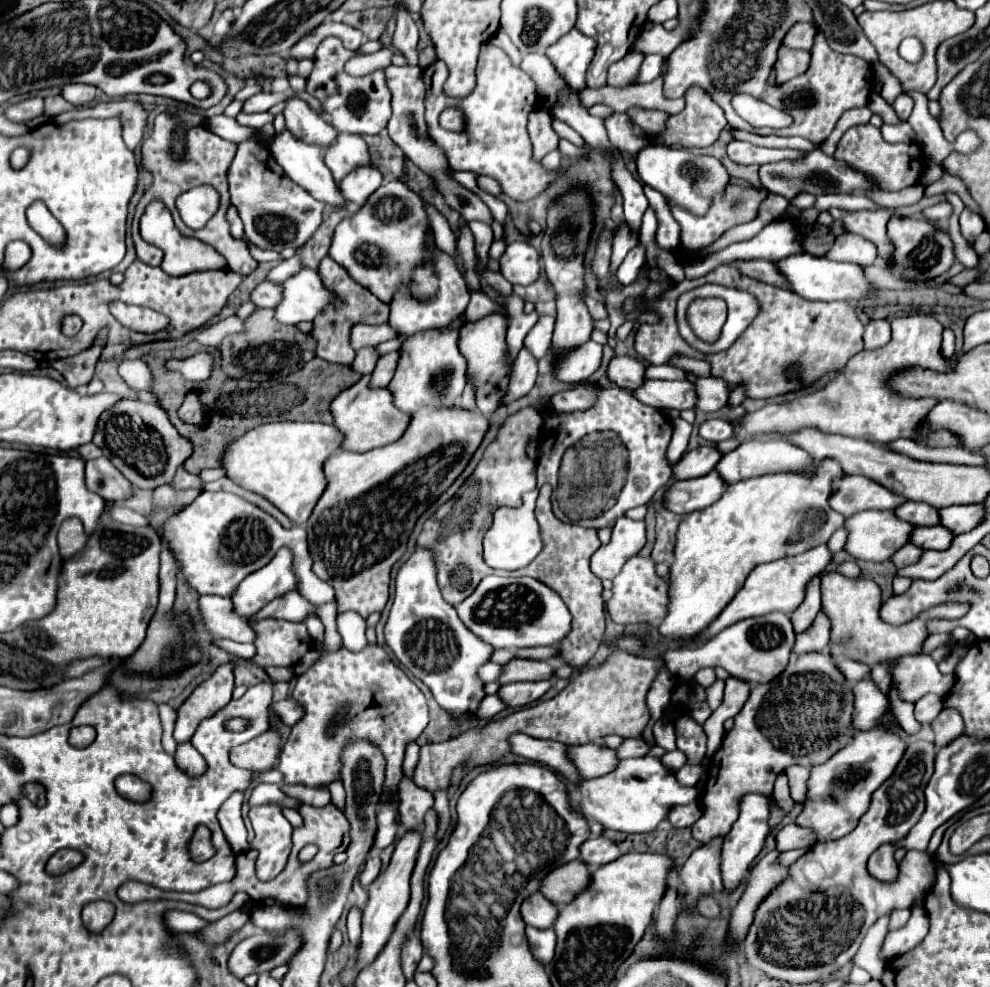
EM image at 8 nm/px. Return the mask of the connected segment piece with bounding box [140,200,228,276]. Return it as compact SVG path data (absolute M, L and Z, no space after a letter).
M154 200L142 220L140 220L140 234L146 242L158 246L164 250L164 262L162 262L162 270L170 276L178 276L178 274L188 274L194 270L220 270L226 268L226 258L222 258L222 254L218 254L212 246L206 246L204 242L196 240L196 238L184 238L178 228L174 226L172 214L162 206L160 200Z

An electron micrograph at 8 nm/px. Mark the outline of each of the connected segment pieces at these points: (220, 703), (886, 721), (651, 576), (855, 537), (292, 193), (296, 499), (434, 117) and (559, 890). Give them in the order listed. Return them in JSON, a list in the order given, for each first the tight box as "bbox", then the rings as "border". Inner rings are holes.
[{"bbox":[174,664,234,742],"border":[[[224,664],[206,682],[202,682],[192,692],[192,696],[178,708],[178,720],[174,730],[176,742],[190,742],[198,724],[214,716],[230,702],[232,688],[234,688],[232,666]]]},{"bbox":[796,704,908,840],"border":[[[888,704],[886,714],[880,718],[880,726],[858,732],[854,740],[834,754],[826,764],[814,766],[808,780],[808,800],[796,824],[816,830],[818,838],[822,840],[838,840],[850,834],[858,824],[858,816],[868,810],[872,792],[882,786],[886,778],[890,778],[894,766],[898,766],[902,754],[906,752],[908,742],[896,734],[896,728],[900,728],[900,722],[892,710],[892,704]]]},{"bbox":[608,556,668,624],"border":[[[634,556],[630,558],[622,572],[614,578],[614,596],[608,602],[610,618],[618,624],[658,624],[666,616],[668,606],[668,584],[656,576],[652,558]]]},{"bbox":[844,510,916,562],"border":[[[866,510],[866,512],[858,512],[858,514],[850,516],[844,526],[850,532],[848,534],[848,542],[846,542],[846,550],[854,558],[872,560],[872,562],[890,560],[896,550],[900,550],[904,544],[910,542],[910,534],[916,528],[914,524],[900,520],[892,510]]]},{"bbox":[228,124,324,252],"border":[[[266,124],[256,130],[252,138],[238,144],[237,152],[228,171],[229,193],[232,204],[238,210],[238,216],[244,222],[246,240],[254,242],[262,250],[280,252],[284,248],[300,248],[304,246],[312,234],[322,224],[324,206],[316,198],[310,198],[306,190],[302,190],[294,180],[286,178],[286,172],[278,168],[278,184],[276,174],[272,180],[272,166],[276,170],[274,156],[270,154],[264,140],[274,136],[274,124]]]},{"bbox":[224,422,342,524],"border":[[[272,422],[246,432],[224,452],[224,470],[230,480],[268,498],[292,524],[306,524],[326,488],[324,462],[342,448],[342,432],[320,422]]]},{"bbox":[424,42,558,202],"border":[[[486,42],[482,44],[482,52],[478,56],[476,66],[478,84],[468,98],[448,98],[442,92],[442,86],[448,78],[448,66],[442,60],[432,62],[424,68],[424,83],[426,94],[424,99],[425,120],[430,128],[430,138],[440,144],[450,160],[454,170],[470,170],[482,176],[490,176],[500,182],[506,196],[526,202],[534,200],[542,194],[552,182],[558,180],[556,170],[546,170],[538,160],[532,156],[532,142],[526,134],[526,120],[532,110],[540,106],[540,96],[536,84],[530,80],[526,72],[514,66],[508,54]],[[444,108],[460,108],[466,116],[464,128],[460,132],[444,130],[438,124],[438,118]]]},{"bbox":[540,860,590,908],"border":[[[572,860],[568,864],[556,868],[542,882],[540,892],[560,908],[560,906],[566,906],[568,902],[572,902],[572,898],[576,898],[578,894],[582,894],[582,890],[586,890],[586,886],[590,886],[588,866],[582,860]]]}]

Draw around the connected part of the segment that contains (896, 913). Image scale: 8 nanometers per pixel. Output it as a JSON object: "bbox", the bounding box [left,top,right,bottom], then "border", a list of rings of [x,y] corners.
{"bbox":[890,910,910,930],"border":[[[892,910],[890,914],[890,930],[902,928],[910,918],[910,910]]]}

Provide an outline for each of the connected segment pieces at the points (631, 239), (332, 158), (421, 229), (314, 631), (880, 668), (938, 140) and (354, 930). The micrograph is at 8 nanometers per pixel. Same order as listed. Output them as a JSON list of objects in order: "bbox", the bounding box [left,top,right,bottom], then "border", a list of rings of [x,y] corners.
[{"bbox":[612,224,638,266],"border":[[[622,224],[618,230],[616,230],[616,236],[614,236],[614,250],[612,250],[612,266],[620,266],[622,260],[626,258],[626,254],[638,246],[638,232],[636,230],[630,230],[630,226]]]},{"bbox":[324,134,368,182],"border":[[[338,134],[334,146],[328,146],[324,150],[324,162],[334,174],[334,182],[340,182],[358,164],[368,164],[368,160],[368,146],[358,134]]]},{"bbox":[328,180,438,304],"border":[[[392,180],[374,190],[356,214],[344,218],[336,226],[328,254],[344,266],[358,284],[386,304],[392,302],[394,290],[400,290],[402,286],[406,286],[414,298],[430,300],[438,296],[436,274],[422,266],[426,258],[434,258],[426,246],[430,232],[432,226],[424,200],[404,182]]]},{"bbox":[304,614,325,642],"border":[[[311,614],[304,621],[310,636],[316,642],[321,642],[324,638],[325,628],[320,619],[315,614]]]},{"bbox":[872,661,892,696],"border":[[[883,661],[872,668],[872,680],[876,682],[876,686],[878,686],[886,696],[890,694],[890,690],[888,689],[888,686],[890,686],[891,683],[890,665],[892,665],[892,663]]]},{"bbox":[908,92,954,166],"border":[[[910,92],[910,96],[914,98],[916,104],[908,122],[916,132],[916,140],[920,142],[924,154],[928,154],[928,164],[942,166],[942,160],[954,150],[954,146],[946,142],[946,138],[942,136],[940,124],[930,116],[928,98],[920,92]]]},{"bbox":[348,908,361,948],"border":[[[352,908],[348,914],[348,936],[350,936],[352,948],[359,944],[361,931],[360,912],[356,908]]]}]

